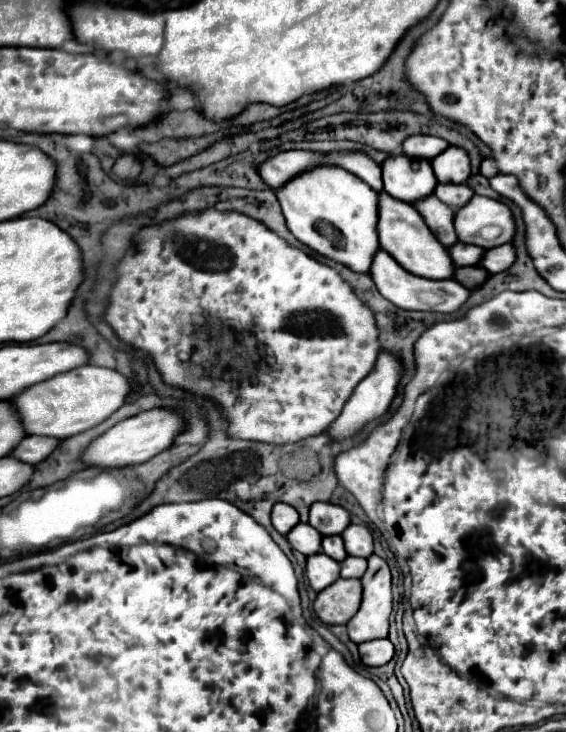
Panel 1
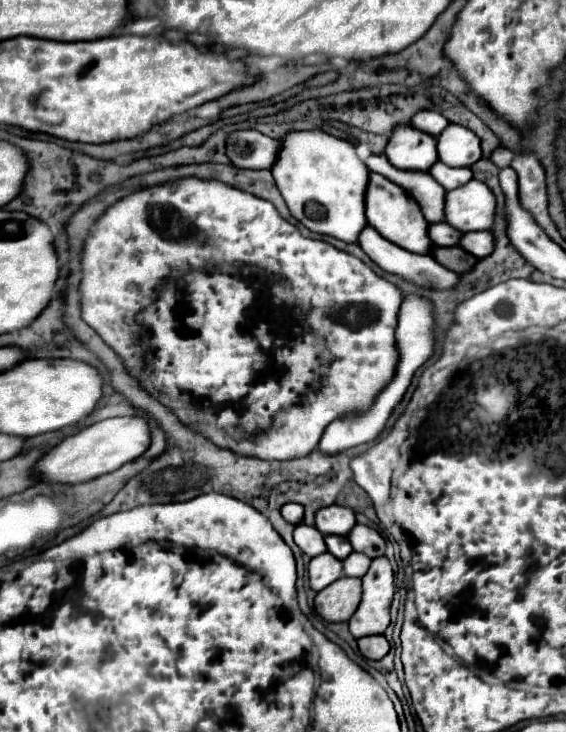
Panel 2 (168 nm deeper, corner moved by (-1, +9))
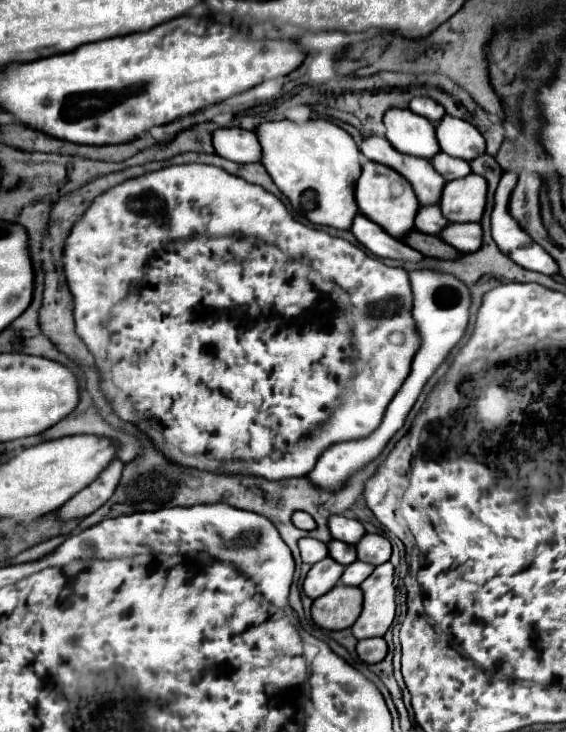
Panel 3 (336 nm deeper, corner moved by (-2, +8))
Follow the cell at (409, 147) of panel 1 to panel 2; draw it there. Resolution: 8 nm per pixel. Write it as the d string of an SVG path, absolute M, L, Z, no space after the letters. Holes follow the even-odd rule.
M419 110L411 118L411 126L415 126L421 132L427 132L431 136L439 136L447 128L447 118L435 110Z

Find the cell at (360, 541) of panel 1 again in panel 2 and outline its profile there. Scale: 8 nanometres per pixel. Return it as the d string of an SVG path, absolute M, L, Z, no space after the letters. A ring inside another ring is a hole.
M357 524L349 534L349 542L353 544L355 552L361 552L369 558L379 558L385 554L385 540L375 528Z

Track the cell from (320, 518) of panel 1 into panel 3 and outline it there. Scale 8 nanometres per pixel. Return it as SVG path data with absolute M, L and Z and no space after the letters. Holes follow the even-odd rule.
M330 515L328 529L334 539L340 539L344 543L358 543L360 537L364 535L364 527L358 519L344 517L344 515Z

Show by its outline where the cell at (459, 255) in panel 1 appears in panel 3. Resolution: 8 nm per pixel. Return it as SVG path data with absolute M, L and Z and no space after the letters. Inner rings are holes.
M430 205L430 207L420 207L414 225L422 233L438 235L448 225L448 221L444 219L444 215L440 211L440 205Z

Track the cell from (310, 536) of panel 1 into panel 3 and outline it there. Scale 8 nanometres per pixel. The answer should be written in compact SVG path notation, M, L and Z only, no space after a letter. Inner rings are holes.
M302 537L302 541L298 541L298 547L300 547L300 553L302 553L302 561L310 563L310 565L322 561L328 555L326 543L322 543L314 537Z

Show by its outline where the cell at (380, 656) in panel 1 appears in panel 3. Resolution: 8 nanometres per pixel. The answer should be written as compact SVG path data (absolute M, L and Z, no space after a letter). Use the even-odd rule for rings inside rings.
M362 639L356 645L356 653L366 663L378 663L386 657L386 641L384 639Z

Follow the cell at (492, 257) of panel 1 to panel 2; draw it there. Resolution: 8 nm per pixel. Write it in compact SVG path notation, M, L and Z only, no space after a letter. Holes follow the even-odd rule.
M479 230L479 232L465 232L459 238L459 246L473 254L475 258L485 258L493 252L495 244L493 244L493 234L489 230Z

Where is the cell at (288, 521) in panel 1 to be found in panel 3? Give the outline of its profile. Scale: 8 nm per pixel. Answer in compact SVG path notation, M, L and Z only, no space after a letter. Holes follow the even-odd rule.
M294 513L292 515L292 523L298 527L298 529L304 529L304 531L312 531L316 527L314 519L308 515L308 513Z

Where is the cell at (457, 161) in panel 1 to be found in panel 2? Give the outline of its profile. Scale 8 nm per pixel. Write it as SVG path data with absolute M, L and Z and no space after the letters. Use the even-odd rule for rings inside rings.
M449 124L441 136L437 136L439 160L449 166L473 166L481 158L479 136L465 126Z

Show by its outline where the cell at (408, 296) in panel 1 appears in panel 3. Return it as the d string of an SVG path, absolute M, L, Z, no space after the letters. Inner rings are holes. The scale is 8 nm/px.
M360 213L356 215L356 219L352 223L352 233L376 257L396 259L396 261L412 261L412 263L418 263L424 259L422 253L418 253L416 249L406 247L402 241L390 237L382 227L378 227L376 223L372 223L368 217L364 217Z

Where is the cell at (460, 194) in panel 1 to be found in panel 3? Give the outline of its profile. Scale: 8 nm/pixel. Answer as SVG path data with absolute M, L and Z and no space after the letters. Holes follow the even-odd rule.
M438 153L430 163L446 181L460 179L460 177L466 177L466 175L472 173L470 163L466 163L462 159L454 159L454 157L446 155L446 153Z

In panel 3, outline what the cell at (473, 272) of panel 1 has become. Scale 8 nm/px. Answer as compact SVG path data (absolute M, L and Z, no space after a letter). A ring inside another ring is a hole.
M412 231L406 239L404 239L406 245L410 245L412 249L420 251L422 255L426 257L436 257L436 259L458 259L460 257L460 251L456 251L454 247L446 245L446 241L442 241L440 237L434 237L434 235L424 235L420 231Z

